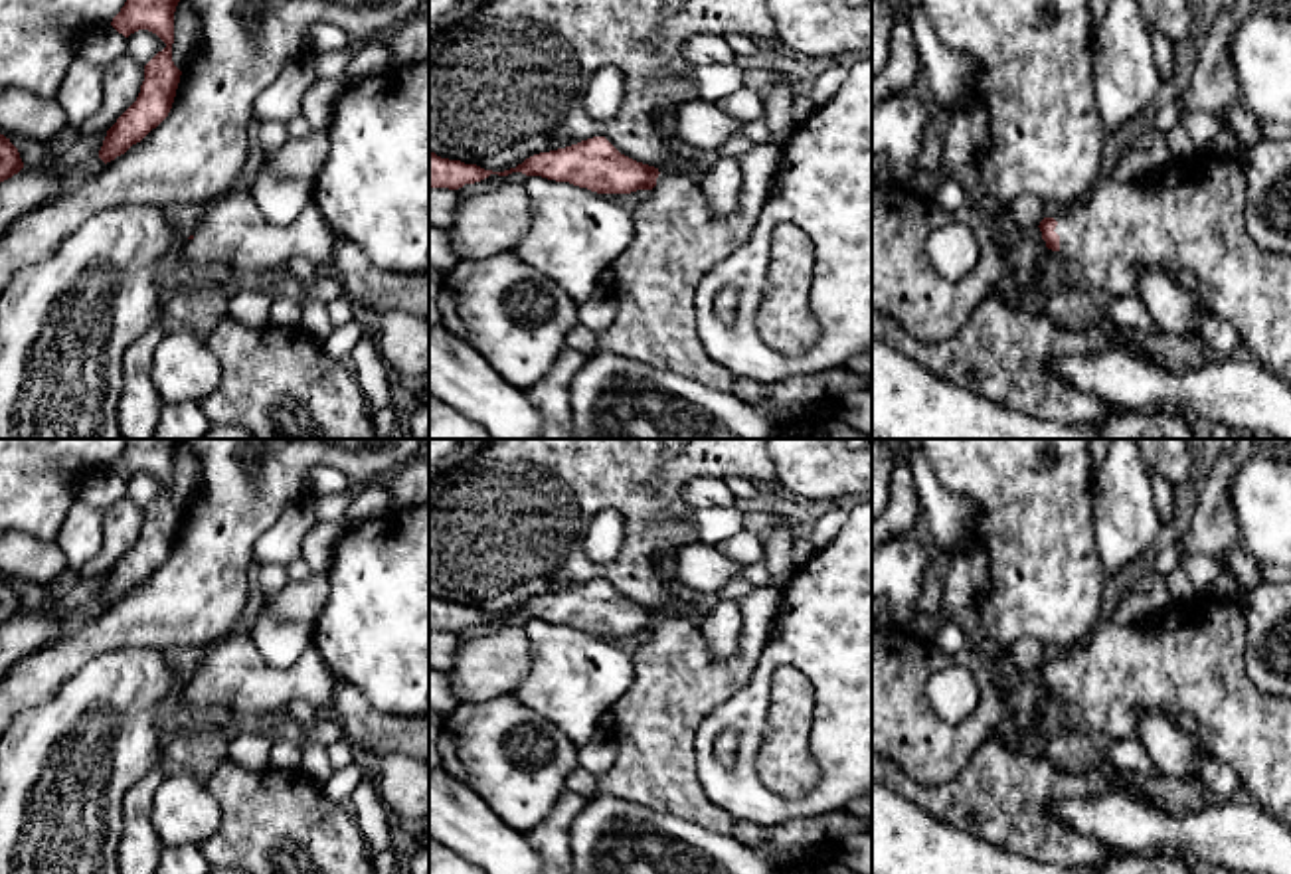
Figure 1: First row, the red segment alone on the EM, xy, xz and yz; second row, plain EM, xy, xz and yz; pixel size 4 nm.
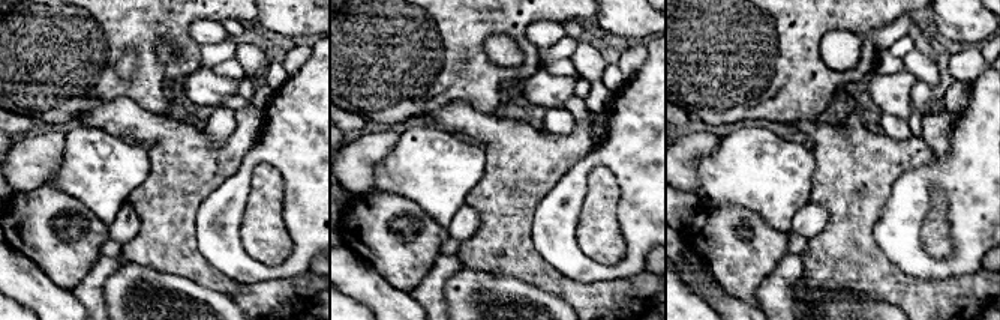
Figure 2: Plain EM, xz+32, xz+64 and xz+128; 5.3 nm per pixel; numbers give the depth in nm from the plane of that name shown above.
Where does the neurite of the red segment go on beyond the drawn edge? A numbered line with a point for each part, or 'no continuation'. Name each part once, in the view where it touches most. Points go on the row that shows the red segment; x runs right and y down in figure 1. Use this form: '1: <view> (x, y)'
1: yz (1191, 220)

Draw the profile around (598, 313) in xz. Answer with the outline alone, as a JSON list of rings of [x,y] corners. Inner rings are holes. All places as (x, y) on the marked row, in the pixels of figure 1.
[[[599,283],[593,295],[579,305],[577,322],[599,336],[613,324],[617,308],[619,299],[615,289]]]

